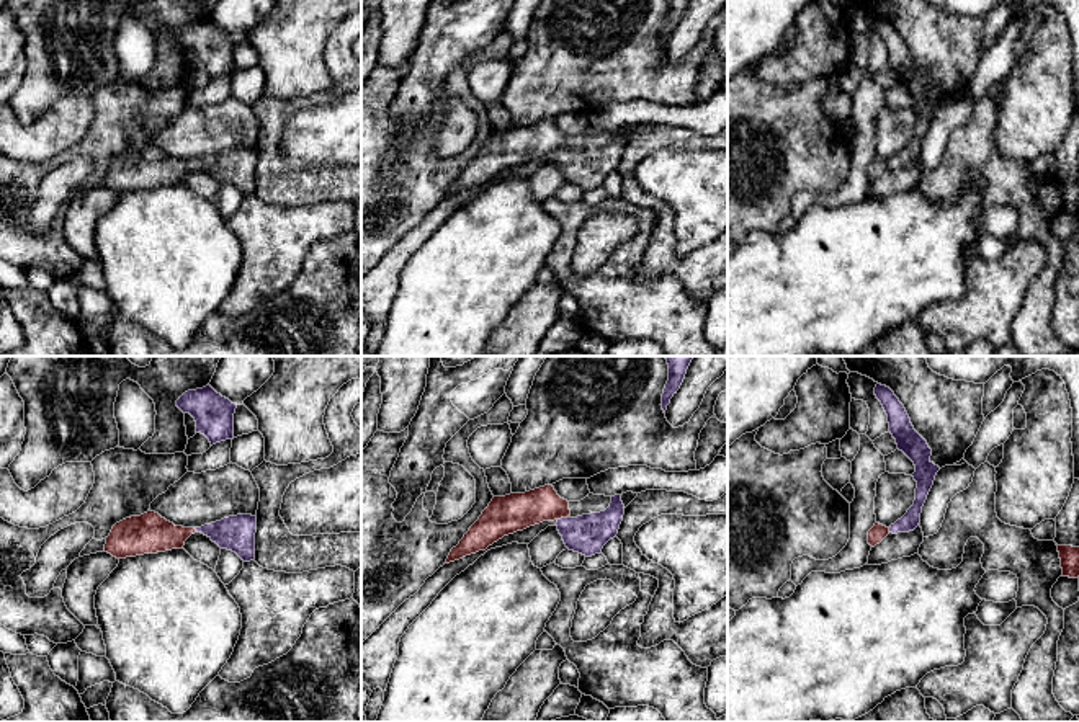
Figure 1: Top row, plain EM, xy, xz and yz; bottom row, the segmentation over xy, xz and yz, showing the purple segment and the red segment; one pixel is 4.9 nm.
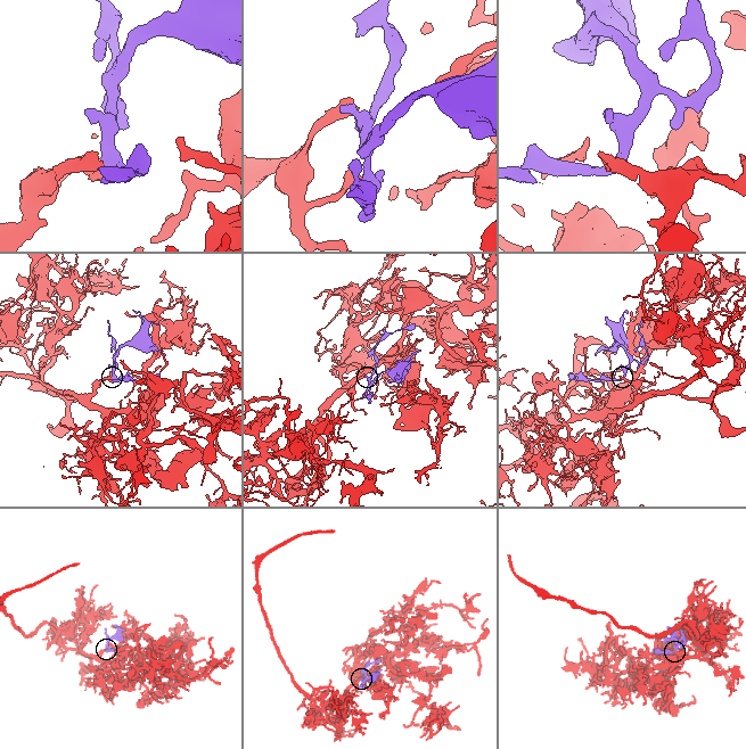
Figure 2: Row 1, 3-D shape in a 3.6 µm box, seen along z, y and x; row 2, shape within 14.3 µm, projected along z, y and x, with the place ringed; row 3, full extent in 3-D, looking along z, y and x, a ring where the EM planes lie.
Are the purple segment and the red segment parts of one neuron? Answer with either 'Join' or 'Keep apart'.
Join

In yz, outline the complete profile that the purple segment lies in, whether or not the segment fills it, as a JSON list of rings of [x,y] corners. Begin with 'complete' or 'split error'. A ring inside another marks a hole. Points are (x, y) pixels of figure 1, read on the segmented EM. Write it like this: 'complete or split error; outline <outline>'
split error; outline [[[876,384],[875,395],[888,415],[889,433],[896,439],[898,449],[902,451],[916,466],[912,477],[917,482],[917,488],[914,505],[901,519],[889,528],[875,523],[875,526],[868,531],[868,544],[871,547],[880,544],[889,533],[909,533],[919,526],[922,506],[933,485],[935,475],[940,470],[940,467],[930,461],[932,449],[914,430],[904,405],[899,402],[894,392],[886,386]]]

